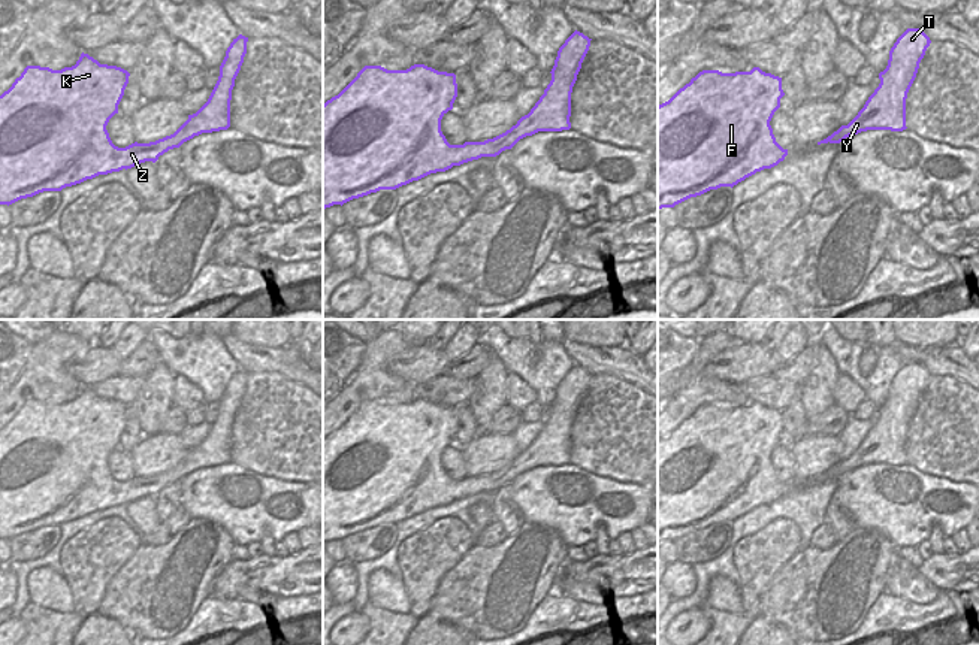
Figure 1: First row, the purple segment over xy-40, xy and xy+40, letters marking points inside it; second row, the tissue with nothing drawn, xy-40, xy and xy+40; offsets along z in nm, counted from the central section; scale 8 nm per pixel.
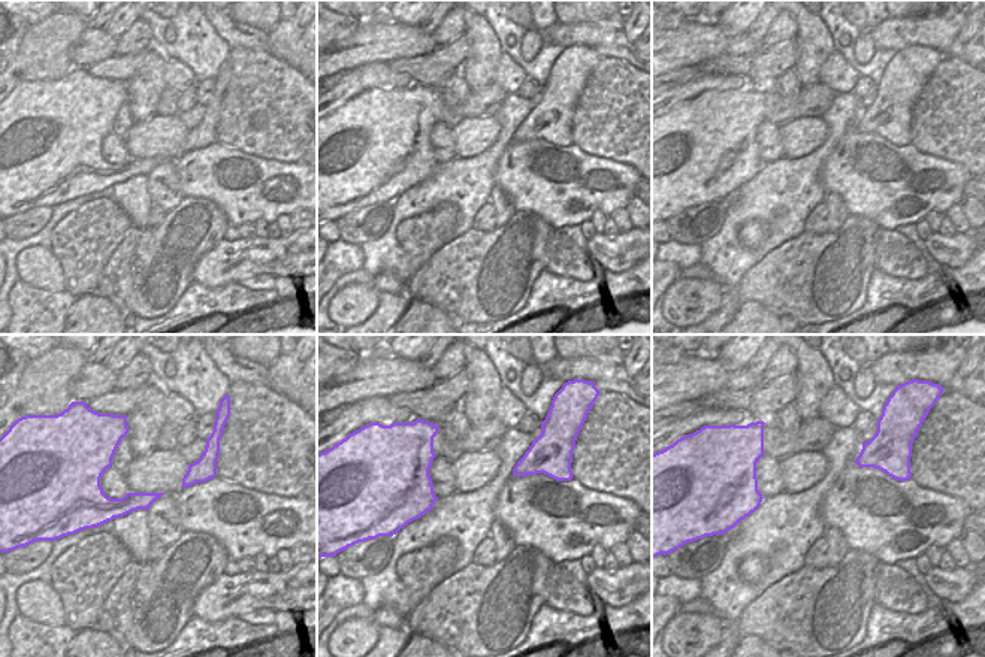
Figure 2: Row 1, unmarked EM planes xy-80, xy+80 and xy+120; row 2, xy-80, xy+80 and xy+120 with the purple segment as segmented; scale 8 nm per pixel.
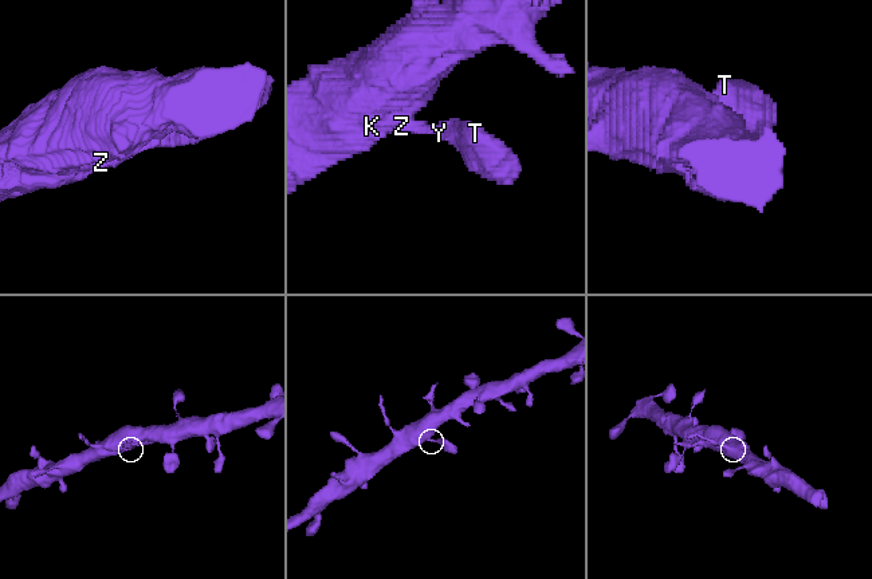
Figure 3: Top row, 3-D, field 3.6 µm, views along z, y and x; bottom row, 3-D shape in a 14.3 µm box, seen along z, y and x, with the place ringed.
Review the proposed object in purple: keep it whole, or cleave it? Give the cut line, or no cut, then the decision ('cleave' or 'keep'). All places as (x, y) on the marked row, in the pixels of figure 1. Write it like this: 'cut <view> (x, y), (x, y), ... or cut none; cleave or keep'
cut none; keep

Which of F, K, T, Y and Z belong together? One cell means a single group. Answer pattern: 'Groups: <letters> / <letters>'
Groups: F K T Y Z

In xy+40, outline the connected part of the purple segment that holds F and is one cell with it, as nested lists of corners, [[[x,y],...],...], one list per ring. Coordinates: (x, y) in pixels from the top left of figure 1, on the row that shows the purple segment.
[[[753,67],[750,72],[722,73],[702,70],[680,88],[668,102],[658,106],[658,211],[701,196],[720,187],[734,187],[746,178],[771,169],[785,160],[783,149],[773,134],[770,121],[780,108],[782,78]]]

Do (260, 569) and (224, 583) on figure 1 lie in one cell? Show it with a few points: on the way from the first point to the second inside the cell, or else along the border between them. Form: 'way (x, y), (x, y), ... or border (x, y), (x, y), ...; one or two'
way (251, 574), (233, 578); one

